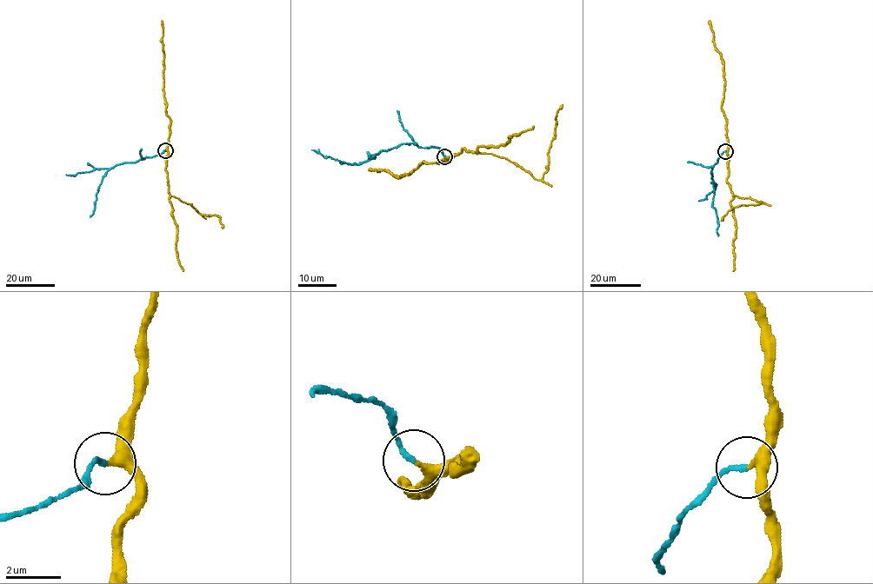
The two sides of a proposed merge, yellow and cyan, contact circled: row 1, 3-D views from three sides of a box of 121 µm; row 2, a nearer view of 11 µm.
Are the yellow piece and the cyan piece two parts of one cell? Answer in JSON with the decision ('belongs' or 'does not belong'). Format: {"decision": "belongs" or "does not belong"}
{"decision": "belongs"}

